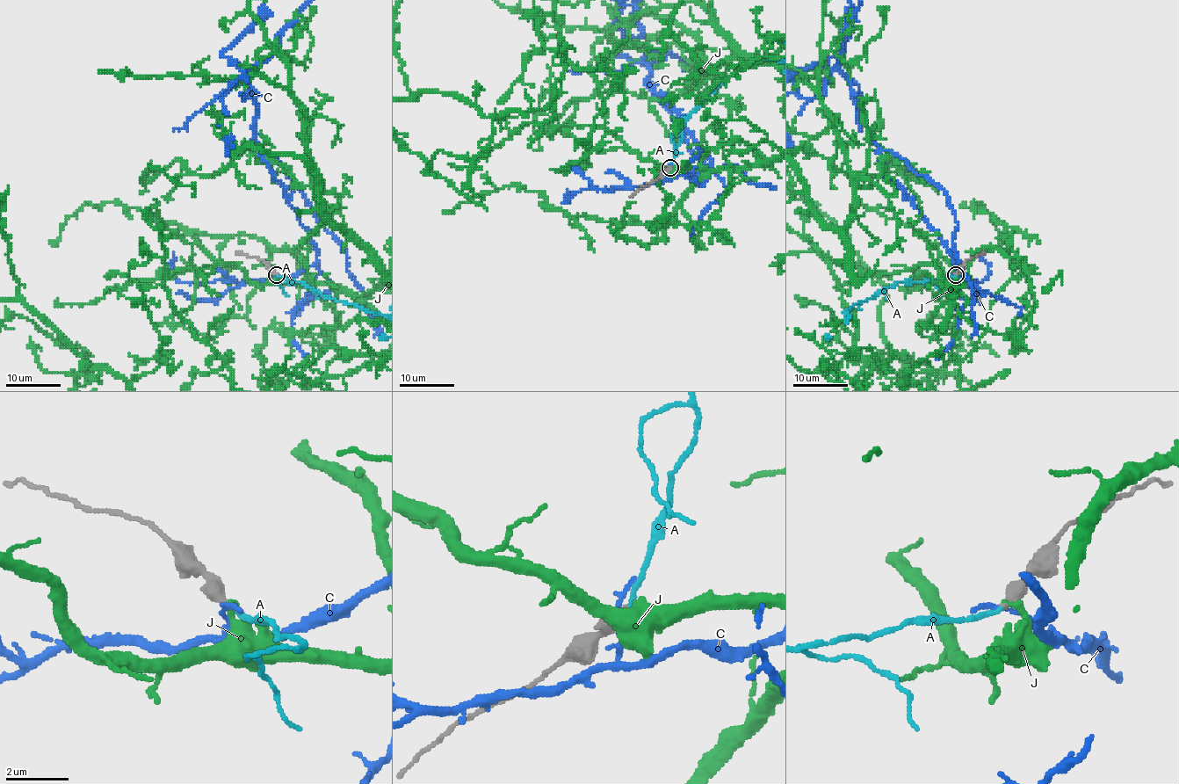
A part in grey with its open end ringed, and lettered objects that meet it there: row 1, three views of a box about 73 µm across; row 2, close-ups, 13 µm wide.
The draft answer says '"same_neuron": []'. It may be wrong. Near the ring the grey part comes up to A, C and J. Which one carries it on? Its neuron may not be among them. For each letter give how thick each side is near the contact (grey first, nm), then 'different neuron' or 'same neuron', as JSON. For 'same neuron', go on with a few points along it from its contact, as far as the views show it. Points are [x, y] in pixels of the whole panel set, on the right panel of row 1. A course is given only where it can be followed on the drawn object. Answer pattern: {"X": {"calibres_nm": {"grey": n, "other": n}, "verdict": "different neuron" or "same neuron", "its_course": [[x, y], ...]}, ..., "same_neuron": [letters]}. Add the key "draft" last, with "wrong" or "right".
{"A": {"calibres_nm": {"grey": 380, "other": 130}, "verdict": "same neuron"}, "C": {"calibres_nm": {"grey": 440, "other": 150}, "verdict": "different neuron"}, "J": {"calibres_nm": {"grey": 380, "other": 200}, "verdict": "different neuron"}, "same_neuron": ["A"], "draft": "wrong"}

